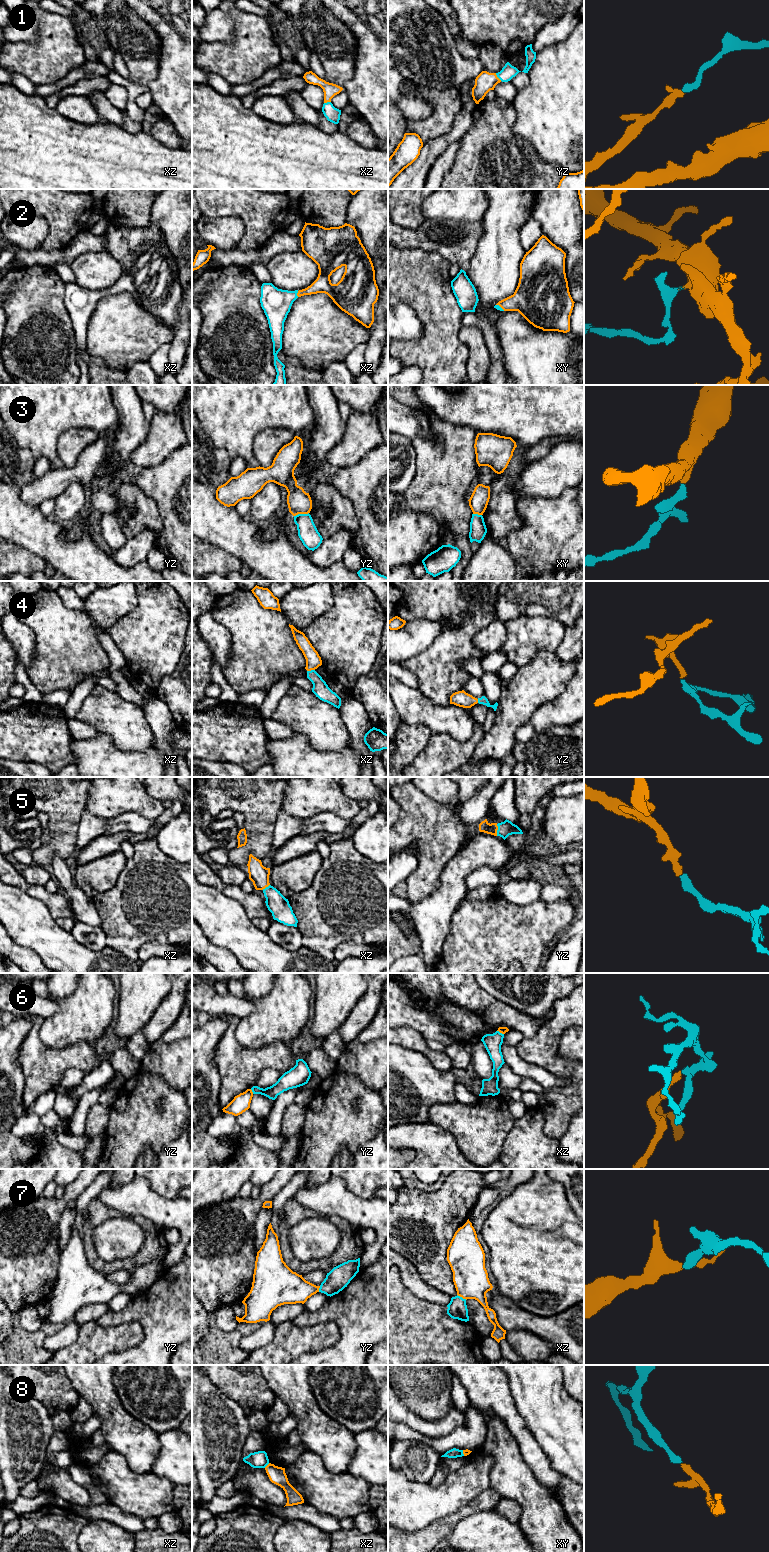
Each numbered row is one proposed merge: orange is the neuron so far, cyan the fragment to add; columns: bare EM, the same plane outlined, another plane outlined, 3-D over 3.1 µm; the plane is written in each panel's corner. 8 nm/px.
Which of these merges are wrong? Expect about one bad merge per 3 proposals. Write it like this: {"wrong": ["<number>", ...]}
{"wrong": ["3", "6", "8"]}

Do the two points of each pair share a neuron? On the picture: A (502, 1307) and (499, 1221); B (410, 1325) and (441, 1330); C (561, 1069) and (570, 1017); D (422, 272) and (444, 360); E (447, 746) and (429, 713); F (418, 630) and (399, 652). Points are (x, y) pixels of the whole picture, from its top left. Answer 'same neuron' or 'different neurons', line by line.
A: different neurons
B: same neuron
C: same neuron
D: same neuron
E: different neurons
F: same neuron

